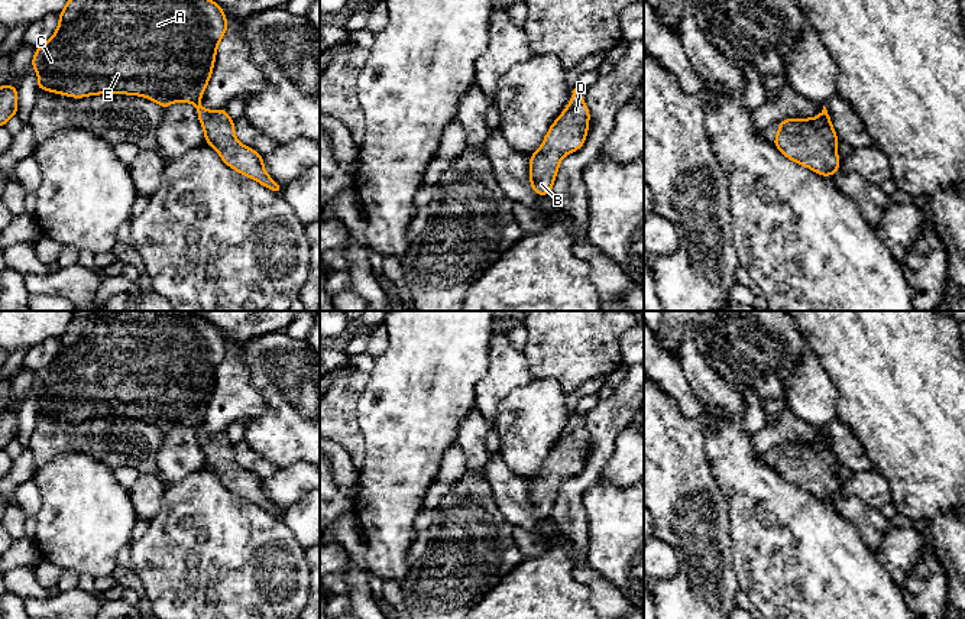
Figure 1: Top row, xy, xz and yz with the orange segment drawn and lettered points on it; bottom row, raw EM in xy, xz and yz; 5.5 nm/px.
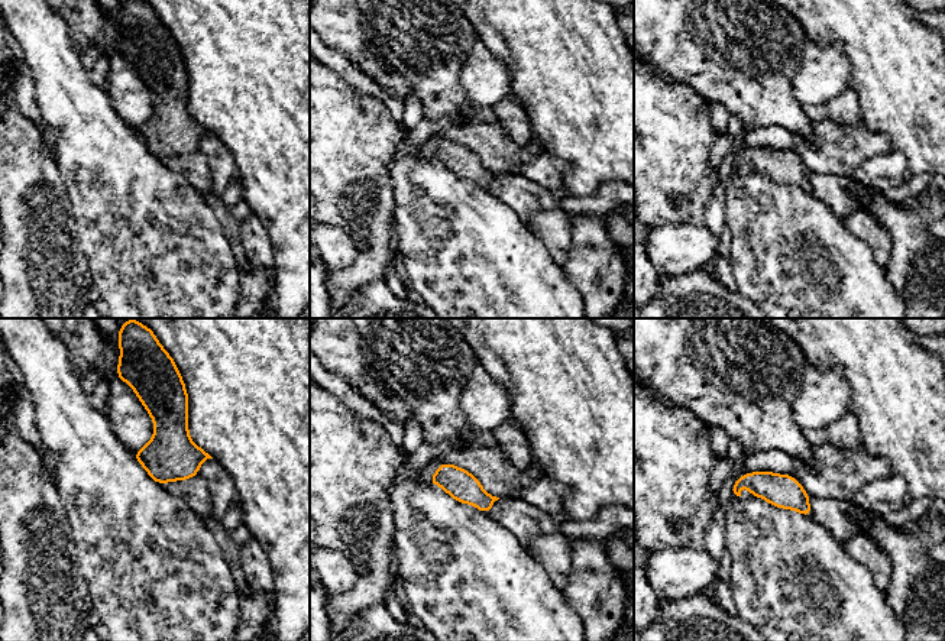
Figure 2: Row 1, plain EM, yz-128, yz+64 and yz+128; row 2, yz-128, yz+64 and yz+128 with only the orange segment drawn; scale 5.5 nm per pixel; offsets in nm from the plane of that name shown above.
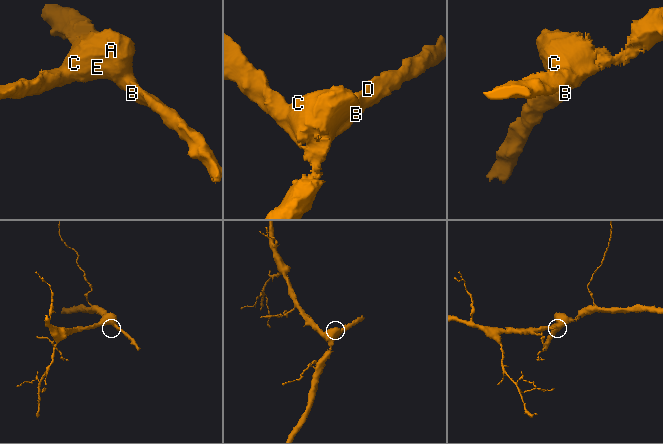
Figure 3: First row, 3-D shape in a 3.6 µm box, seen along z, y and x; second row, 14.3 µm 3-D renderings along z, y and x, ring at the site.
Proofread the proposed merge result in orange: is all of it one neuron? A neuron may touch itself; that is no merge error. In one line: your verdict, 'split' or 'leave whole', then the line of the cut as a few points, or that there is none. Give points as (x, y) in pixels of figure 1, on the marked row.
leave whole | no cut

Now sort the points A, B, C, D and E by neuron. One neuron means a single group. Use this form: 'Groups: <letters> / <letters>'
Groups: A B C D E

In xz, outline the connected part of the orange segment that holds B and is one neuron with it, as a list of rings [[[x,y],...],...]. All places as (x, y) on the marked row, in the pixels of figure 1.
[[[574,88],[571,93],[571,101],[548,129],[548,133],[545,135],[541,148],[530,156],[530,182],[532,189],[543,197],[548,195],[551,191],[556,175],[558,172],[560,161],[566,155],[580,149],[587,136],[590,113],[584,101],[580,98],[580,95],[586,91]]]

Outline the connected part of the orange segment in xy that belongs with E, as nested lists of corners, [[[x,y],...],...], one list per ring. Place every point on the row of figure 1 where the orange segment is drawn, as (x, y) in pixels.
[[[68,0],[59,13],[59,25],[54,36],[38,46],[32,59],[32,67],[39,75],[38,91],[46,90],[74,98],[94,94],[132,94],[153,100],[162,108],[175,101],[192,103],[197,107],[205,142],[218,152],[221,161],[242,175],[282,194],[284,187],[265,172],[263,158],[236,139],[234,121],[227,111],[224,108],[208,111],[200,104],[213,72],[217,45],[227,27],[223,9],[213,0]]]

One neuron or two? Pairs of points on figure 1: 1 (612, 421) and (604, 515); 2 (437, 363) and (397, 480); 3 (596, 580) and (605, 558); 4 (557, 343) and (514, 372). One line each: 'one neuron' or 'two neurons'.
1: two neurons
2: one neuron
3: two neurons
4: two neurons

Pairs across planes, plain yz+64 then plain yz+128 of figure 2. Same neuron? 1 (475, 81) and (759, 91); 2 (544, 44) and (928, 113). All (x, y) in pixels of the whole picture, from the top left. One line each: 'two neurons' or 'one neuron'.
1: two neurons
2: one neuron

